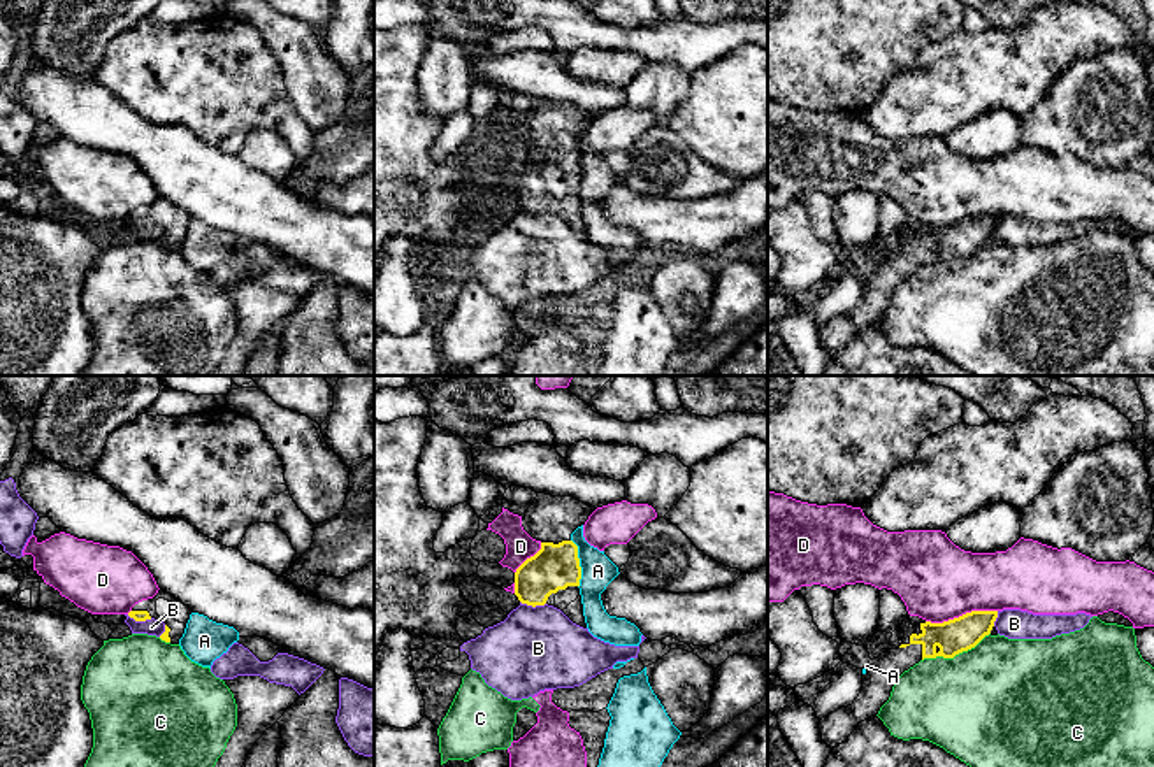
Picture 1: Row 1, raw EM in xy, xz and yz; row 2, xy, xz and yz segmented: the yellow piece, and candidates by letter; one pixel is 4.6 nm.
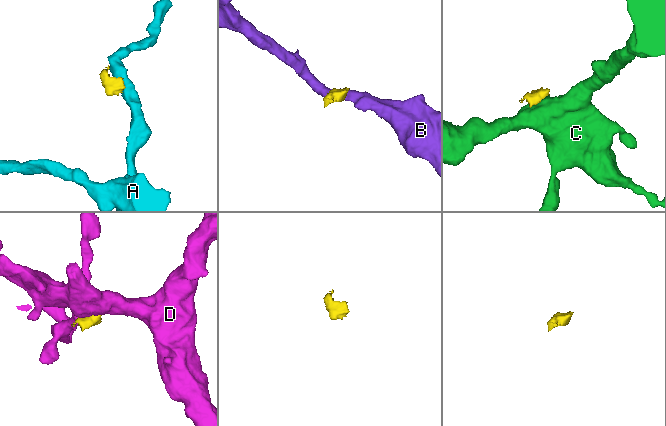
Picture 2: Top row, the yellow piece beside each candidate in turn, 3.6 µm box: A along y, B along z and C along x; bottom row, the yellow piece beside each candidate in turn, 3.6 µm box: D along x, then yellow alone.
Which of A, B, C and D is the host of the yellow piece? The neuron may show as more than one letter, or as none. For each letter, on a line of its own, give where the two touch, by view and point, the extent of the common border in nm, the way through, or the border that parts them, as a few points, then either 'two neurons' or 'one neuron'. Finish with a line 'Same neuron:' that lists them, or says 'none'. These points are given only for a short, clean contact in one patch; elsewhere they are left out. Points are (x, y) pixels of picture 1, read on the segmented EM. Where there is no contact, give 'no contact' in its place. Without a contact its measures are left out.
A: meets yellow in xz at (578, 564); contact 220 nm long; border along xz (571, 539), (576, 546), (580, 567), (578, 587); two neurons
B: meets yellow in xz at (533, 606); contact 120 nm long; border along xz (520, 601), (531, 606), (545, 604); two neurons
C: meets yellow in yz at (956, 653); contact 340 nm long; border along yz (989, 632), (973, 646), (952, 657), (926, 657), (923, 660); two neurons
D: meets yellow in yz at (963, 615); contact 340 nm long; border along yz (996, 609), (972, 609), (942, 622), (926, 622); two neurons
Same neuron: none

